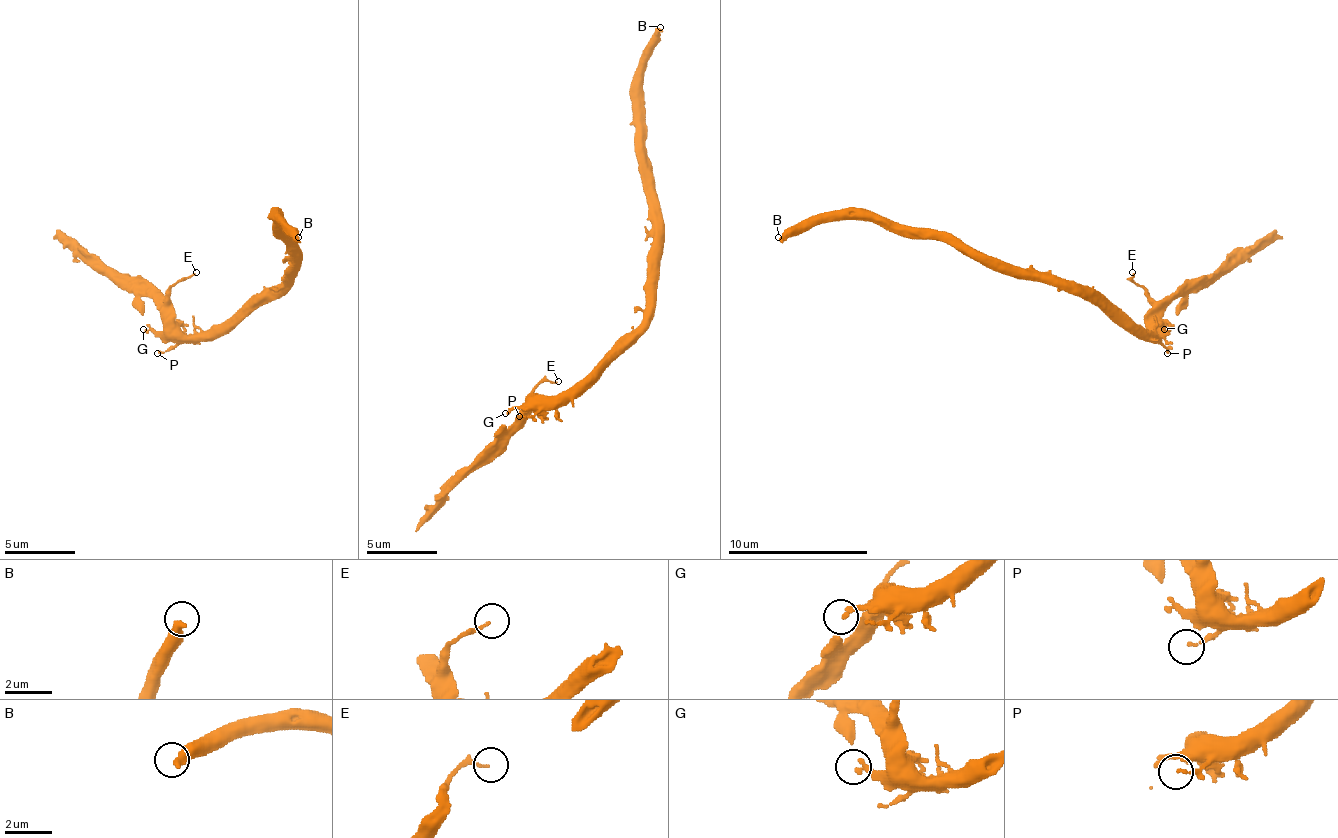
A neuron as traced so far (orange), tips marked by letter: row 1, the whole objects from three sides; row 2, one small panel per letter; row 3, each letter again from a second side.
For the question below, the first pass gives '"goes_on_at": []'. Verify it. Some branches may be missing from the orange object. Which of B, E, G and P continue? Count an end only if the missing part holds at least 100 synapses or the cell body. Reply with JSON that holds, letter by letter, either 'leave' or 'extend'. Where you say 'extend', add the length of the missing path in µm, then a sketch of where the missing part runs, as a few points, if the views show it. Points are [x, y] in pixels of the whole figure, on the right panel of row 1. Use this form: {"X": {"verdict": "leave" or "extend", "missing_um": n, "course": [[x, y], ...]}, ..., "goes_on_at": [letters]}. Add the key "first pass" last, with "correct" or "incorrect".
{"B": {"verdict": "leave"}, "E": {"verdict": "leave"}, "G": {"verdict": "leave"}, "P": {"verdict": "leave"}, "goes_on_at": [], "first pass": "correct"}

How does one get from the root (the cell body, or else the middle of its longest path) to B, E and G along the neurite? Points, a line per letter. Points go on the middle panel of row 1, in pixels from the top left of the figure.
B: (635, 329), (646, 318), (646, 280), (653, 255), (653, 202), (642, 181), (639, 58), (660, 27)
E: (635, 329), (565, 392), (530, 399), (544, 381), (558, 381)
G: (635, 329), (565, 392), (530, 395), (505, 413)

